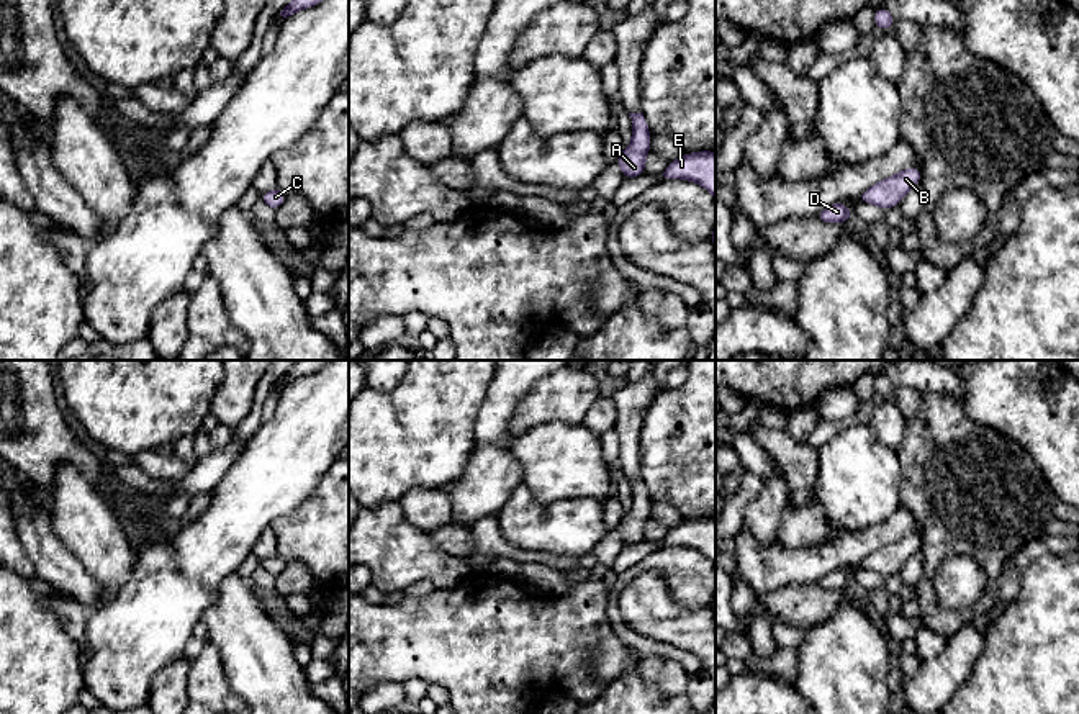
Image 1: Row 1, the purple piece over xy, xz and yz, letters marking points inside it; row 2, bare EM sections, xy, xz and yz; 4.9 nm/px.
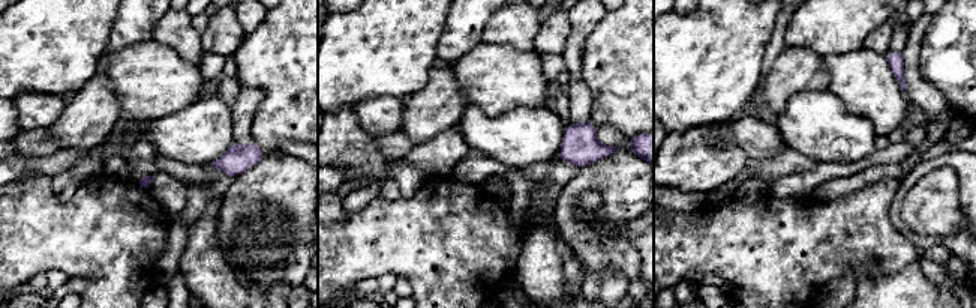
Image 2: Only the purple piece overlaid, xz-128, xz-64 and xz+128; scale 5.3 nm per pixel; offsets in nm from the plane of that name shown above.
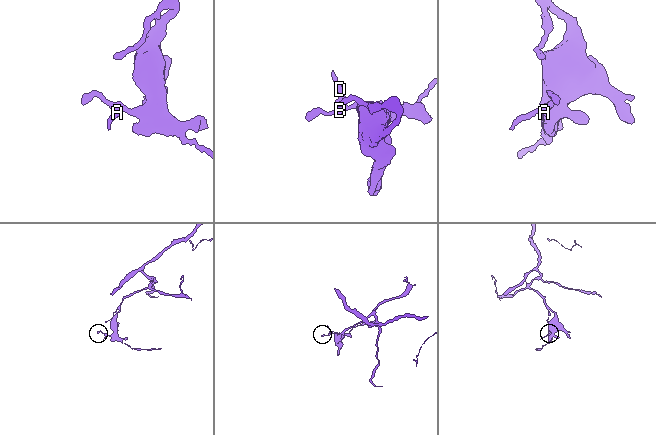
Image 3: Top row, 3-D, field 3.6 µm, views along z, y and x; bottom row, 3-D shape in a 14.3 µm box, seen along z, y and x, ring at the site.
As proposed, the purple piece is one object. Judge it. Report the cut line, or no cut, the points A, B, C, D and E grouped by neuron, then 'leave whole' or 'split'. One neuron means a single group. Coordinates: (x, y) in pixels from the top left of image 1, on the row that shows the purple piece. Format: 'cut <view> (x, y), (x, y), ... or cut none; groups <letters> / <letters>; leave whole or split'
cut none; groups A B C D E; leave whole

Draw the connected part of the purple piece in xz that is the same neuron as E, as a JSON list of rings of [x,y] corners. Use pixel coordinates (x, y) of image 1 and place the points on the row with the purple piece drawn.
[[[716,152],[683,154],[660,174],[660,180],[681,178],[704,187],[716,201]]]

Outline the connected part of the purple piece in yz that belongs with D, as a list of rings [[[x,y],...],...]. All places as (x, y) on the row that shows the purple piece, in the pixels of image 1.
[[[840,201],[832,203],[830,206],[815,215],[819,221],[828,224],[846,223],[851,216],[855,215],[850,211],[850,208]]]

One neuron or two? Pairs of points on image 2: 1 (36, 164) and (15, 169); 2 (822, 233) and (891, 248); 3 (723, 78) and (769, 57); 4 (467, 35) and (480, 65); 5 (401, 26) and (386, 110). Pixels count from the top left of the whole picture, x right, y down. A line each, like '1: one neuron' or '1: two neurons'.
1: one neuron
2: one neuron
3: two neurons
4: two neurons
5: two neurons

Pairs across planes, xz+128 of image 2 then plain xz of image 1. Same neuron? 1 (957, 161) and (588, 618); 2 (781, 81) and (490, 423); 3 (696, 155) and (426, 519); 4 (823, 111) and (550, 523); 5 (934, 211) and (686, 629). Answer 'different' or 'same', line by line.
1: different
2: different
3: different
4: same
5: same

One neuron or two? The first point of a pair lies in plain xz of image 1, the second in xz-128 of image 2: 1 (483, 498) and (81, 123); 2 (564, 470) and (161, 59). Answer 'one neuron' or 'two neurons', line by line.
1: one neuron
2: one neuron

